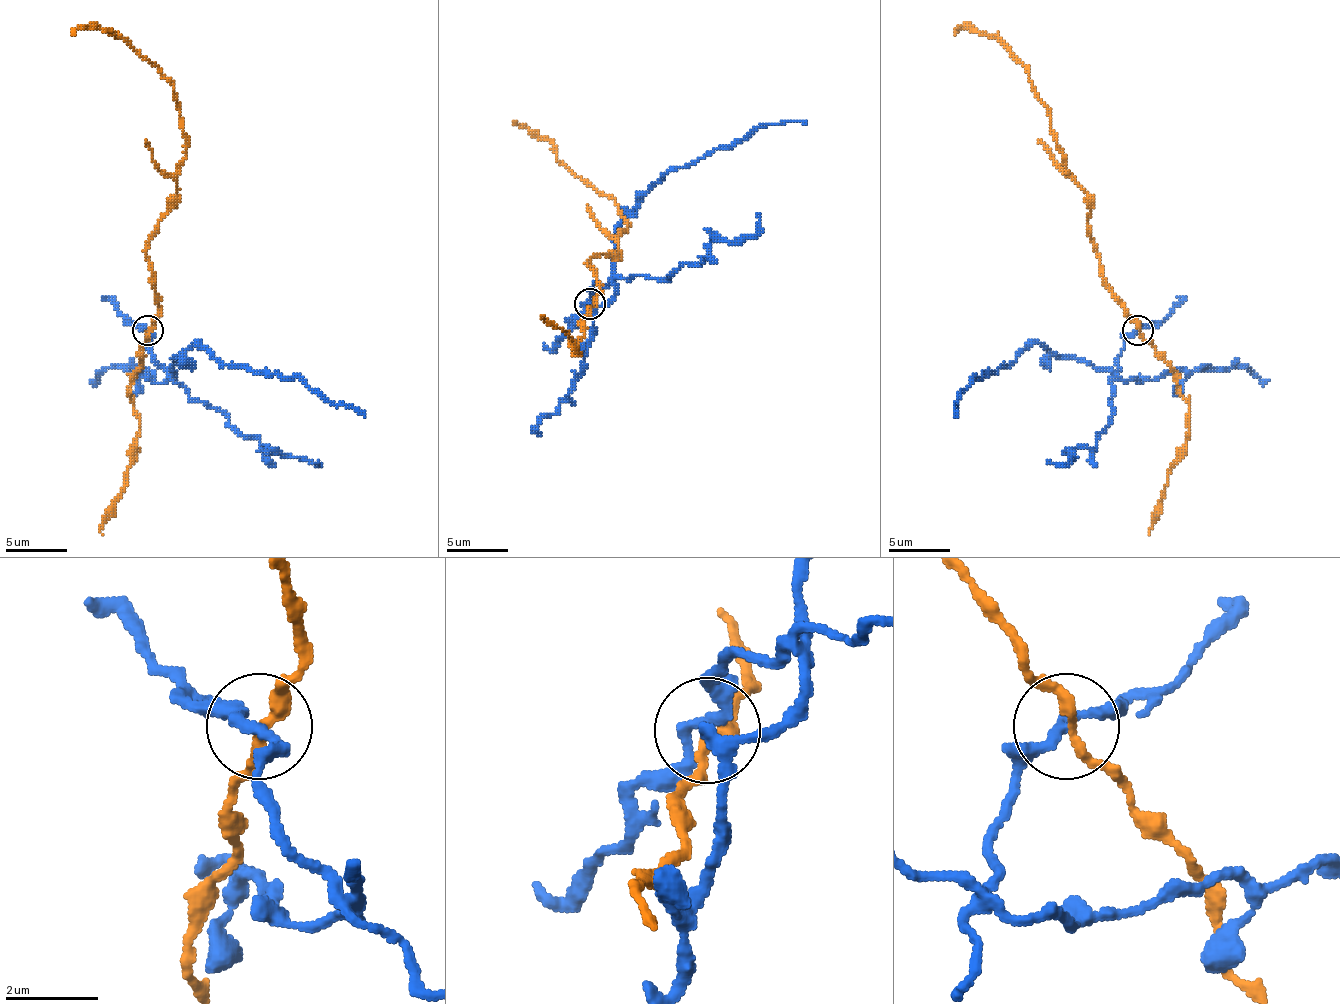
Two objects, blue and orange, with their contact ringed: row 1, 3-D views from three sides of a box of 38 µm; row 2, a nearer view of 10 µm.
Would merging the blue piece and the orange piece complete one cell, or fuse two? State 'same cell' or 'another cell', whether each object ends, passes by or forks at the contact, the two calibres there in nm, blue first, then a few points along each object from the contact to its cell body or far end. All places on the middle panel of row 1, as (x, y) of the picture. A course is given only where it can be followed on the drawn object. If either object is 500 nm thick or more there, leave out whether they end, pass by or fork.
another cell | blue passes by | orange passes by | 240/240 nm | blue via (590, 303), (590, 291), (609, 281), (618, 223), (670, 170), (741, 143), (769, 124), (797, 121), (806, 124) | orange via (590, 306), (599, 281), (587, 263), (618, 251), (627, 229), (621, 210), (513, 121)

